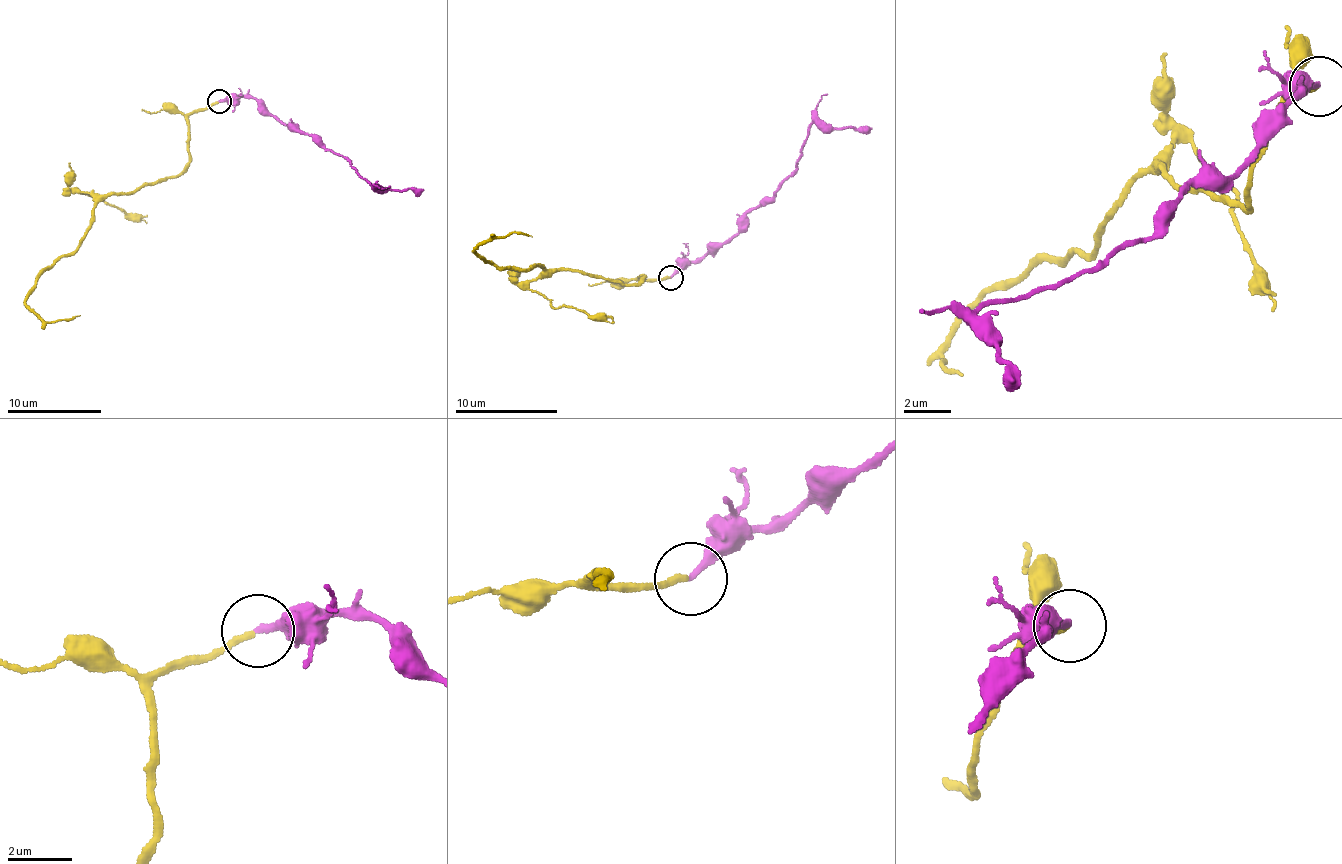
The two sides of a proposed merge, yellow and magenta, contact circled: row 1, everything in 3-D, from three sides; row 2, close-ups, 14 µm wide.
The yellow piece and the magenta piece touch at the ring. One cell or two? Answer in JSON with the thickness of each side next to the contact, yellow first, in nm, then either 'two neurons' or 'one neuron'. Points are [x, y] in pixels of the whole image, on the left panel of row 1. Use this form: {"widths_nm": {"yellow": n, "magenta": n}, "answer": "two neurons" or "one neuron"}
{"widths_nm": {"yellow": 190, "magenta": 220}, "answer": "one neuron"}

